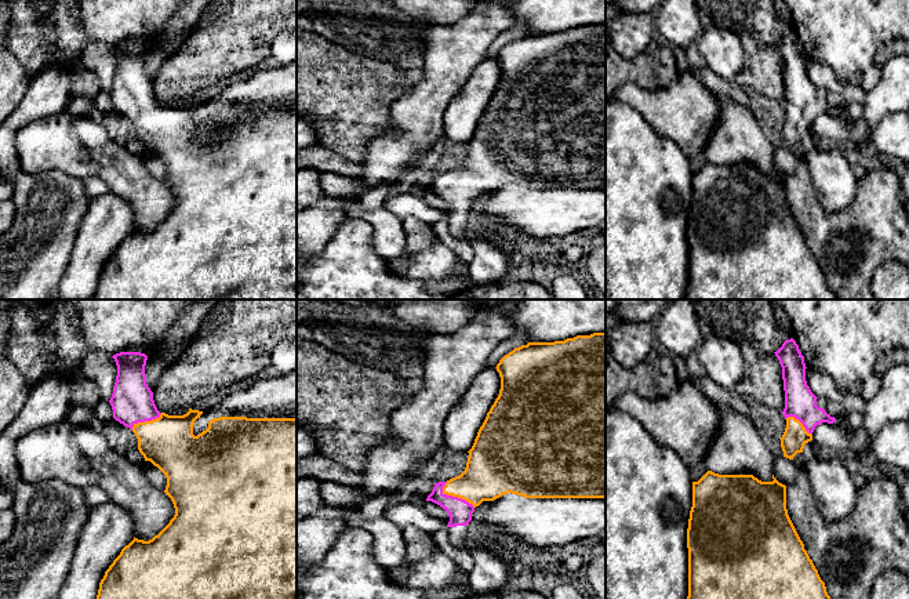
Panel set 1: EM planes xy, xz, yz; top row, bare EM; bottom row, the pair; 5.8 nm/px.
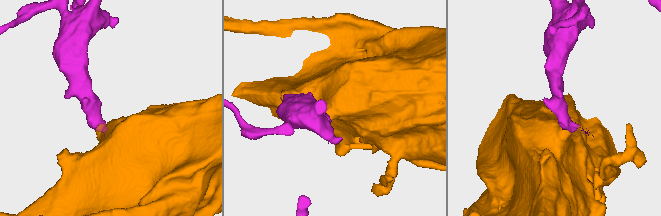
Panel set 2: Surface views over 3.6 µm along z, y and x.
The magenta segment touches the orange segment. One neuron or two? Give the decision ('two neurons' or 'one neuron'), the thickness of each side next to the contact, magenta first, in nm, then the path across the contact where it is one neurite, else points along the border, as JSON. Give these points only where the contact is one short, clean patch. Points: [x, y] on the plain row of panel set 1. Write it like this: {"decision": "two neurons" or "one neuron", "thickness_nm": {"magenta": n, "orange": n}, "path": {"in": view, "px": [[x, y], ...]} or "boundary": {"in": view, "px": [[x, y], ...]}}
{"decision": "one neuron", "thickness_nm": {"magenta": 140, "orange": 300}, "path": {"in": "xz", "px": [[460, 202], [455, 188], [471, 180], [490, 163]]}}

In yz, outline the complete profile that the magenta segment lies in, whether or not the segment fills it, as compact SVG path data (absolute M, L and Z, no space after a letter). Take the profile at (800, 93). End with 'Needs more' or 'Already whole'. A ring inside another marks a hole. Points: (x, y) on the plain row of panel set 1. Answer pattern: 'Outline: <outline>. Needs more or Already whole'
Outline: M793 29L786 30L774 43L782 58L785 81L786 119L781 128L783 148L793 150L797 144L803 144L804 135L812 131L812 123L822 113L833 115L825 99L817 97L817 87L811 83L806 72L806 54L799 36Z. Needs more

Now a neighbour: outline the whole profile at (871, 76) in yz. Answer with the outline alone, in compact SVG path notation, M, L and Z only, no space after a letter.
M870 63L863 72L861 79L861 87L865 92L869 92L881 79L881 68Z

